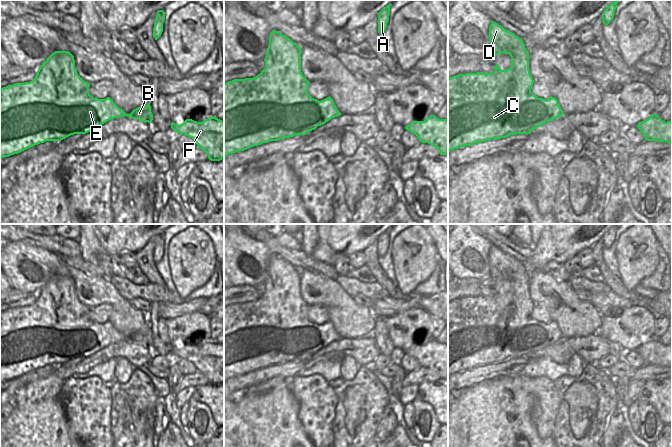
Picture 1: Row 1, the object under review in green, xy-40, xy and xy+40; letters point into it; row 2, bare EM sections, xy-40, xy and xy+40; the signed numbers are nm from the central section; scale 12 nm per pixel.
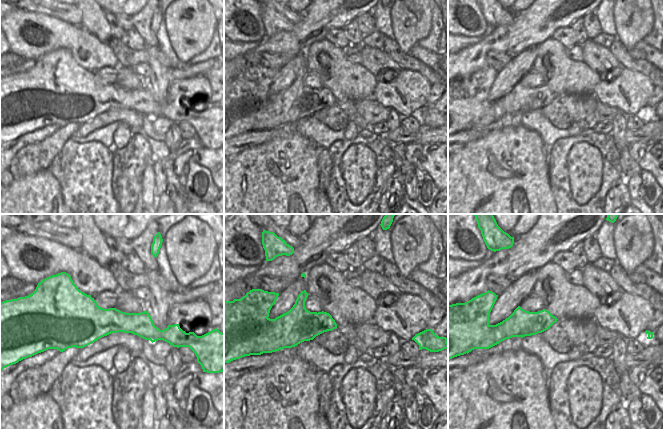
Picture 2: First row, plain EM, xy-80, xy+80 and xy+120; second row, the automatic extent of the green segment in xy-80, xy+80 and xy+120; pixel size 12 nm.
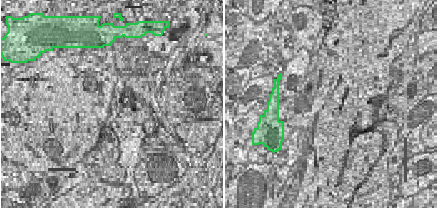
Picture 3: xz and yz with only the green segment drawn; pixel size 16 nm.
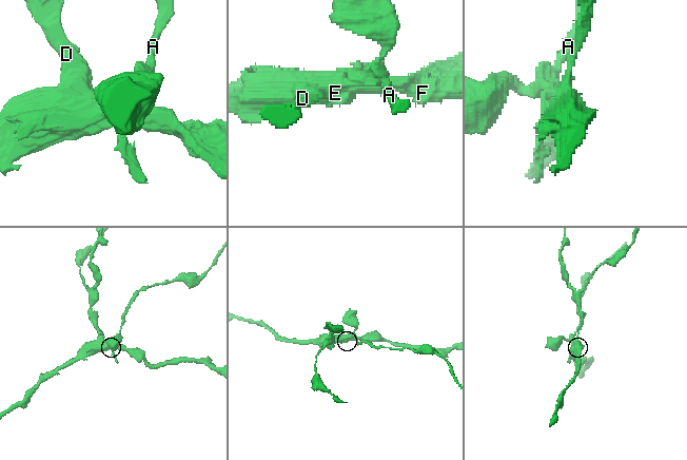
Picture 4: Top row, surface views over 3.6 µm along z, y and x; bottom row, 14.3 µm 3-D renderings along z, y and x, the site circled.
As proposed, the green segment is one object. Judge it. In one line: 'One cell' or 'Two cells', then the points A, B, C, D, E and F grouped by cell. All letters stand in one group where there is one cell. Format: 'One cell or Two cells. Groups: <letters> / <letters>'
Two cells. Groups: A / B C D E F.

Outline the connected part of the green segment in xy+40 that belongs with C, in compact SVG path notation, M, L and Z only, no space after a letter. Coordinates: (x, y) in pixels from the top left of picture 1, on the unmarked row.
M491 245L489 250L489 277L493 283L496 279L507 277L511 281L511 291L501 294L498 288L492 297L466 297L448 302L448 377L460 371L492 363L506 362L516 358L531 358L531 356L562 339L565 339L555 321L538 322L532 316L534 304L529 294L529 276L521 262L504 253L498 247Z

